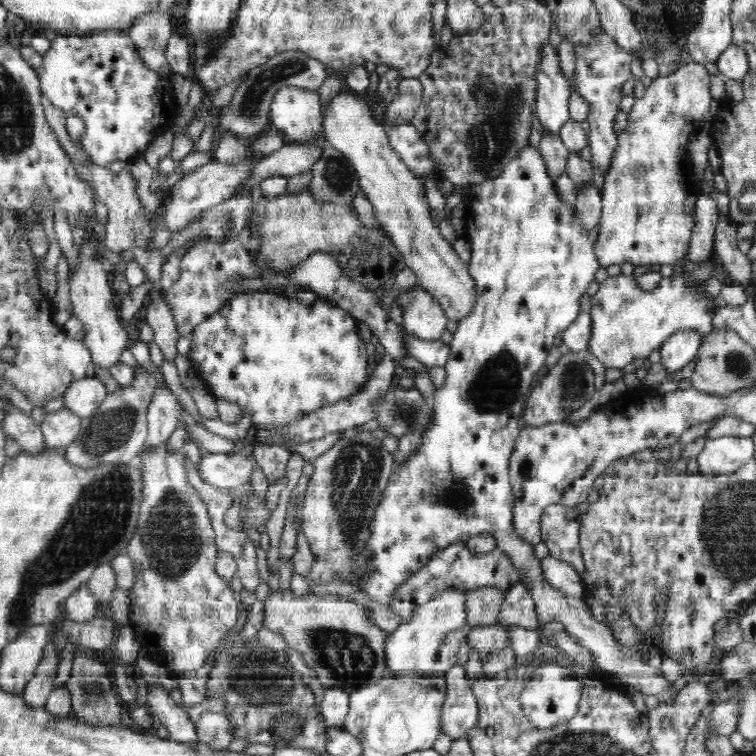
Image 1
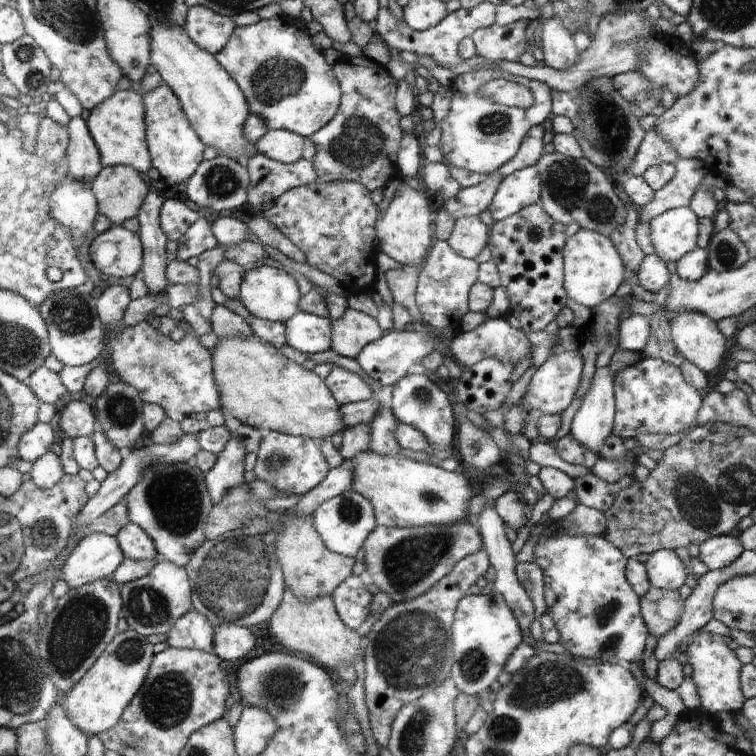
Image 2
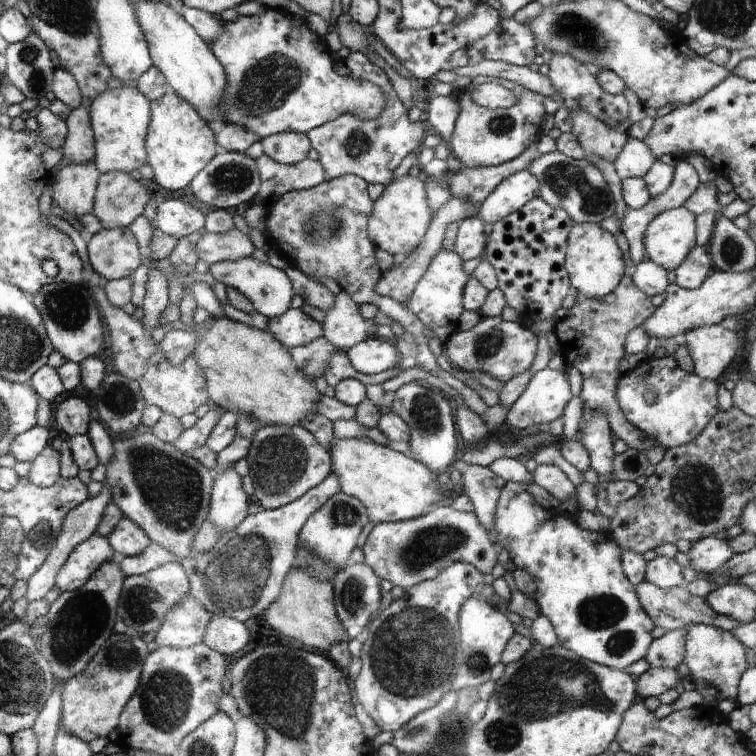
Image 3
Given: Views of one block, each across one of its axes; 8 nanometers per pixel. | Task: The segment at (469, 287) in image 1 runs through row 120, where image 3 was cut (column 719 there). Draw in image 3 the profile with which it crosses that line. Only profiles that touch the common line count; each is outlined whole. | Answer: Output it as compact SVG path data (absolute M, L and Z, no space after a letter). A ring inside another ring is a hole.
M720 323L698 327L679 337L689 346L696 376L716 381L738 350L738 336Z

